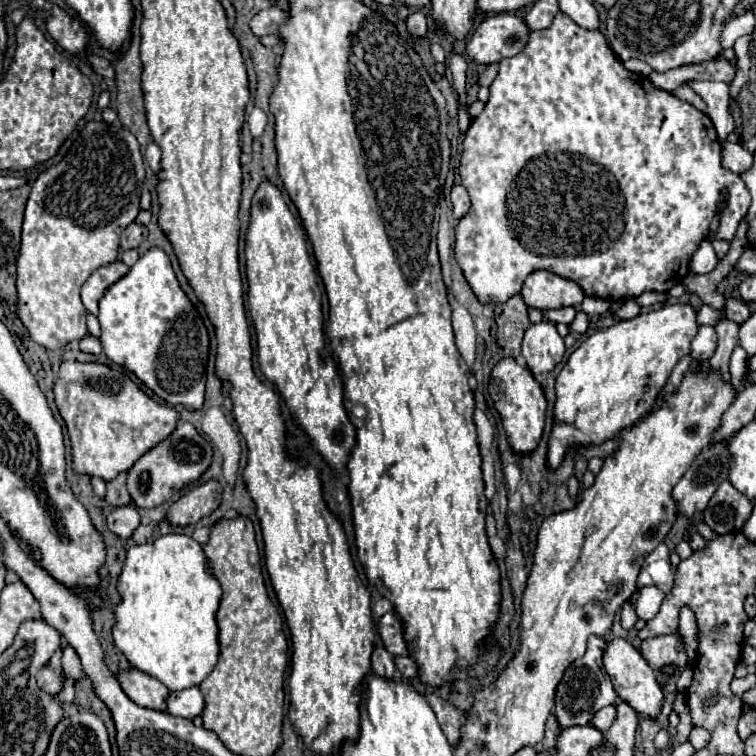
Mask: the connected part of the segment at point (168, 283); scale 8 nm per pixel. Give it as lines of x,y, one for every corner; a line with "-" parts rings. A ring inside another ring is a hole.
148,249
120,281
104,291
98,321
102,325
102,351
110,361
134,371
170,405
202,407
210,337
198,309
180,289
164,249

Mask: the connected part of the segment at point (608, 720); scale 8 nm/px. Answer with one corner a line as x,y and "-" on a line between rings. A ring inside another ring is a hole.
608,705
608,707
600,709
600,711
594,715
592,725
604,733
604,731
608,731
608,727
614,723
614,717
616,717
616,707
614,707
614,705

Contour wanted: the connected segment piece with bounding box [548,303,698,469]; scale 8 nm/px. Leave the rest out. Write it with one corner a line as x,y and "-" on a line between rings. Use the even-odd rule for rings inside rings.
674,303
658,311
640,313
634,319
616,321
608,329
596,331
570,355
570,359
556,377
556,423
548,447
548,465
552,469
556,469
562,463
568,447
598,445
606,439
616,437
620,431
636,423
656,403
656,397
666,385
674,365
684,355
690,355
690,343
698,333
696,315
698,311
690,303

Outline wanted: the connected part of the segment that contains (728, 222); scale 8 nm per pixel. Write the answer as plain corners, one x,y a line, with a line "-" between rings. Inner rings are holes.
558,11
550,27
532,31
528,35
528,45
522,49
522,53
518,53
516,57
504,57
504,61
500,61
498,65
500,69
490,85
490,97
486,101
486,107
472,121
470,129
464,135
458,167
460,183
466,187
472,207
456,225
456,261
462,267
474,295
482,303
508,301
512,295
520,293
524,279
538,269
546,269
564,279
576,281
586,295
608,301
636,297
644,291
666,293
674,285
682,283
684,277
690,273
690,257
698,249
700,241
708,237
712,219
716,217
718,209
720,221
714,231
714,239
734,239
736,227
750,207
750,193
740,175
722,167
722,145
710,117
694,109
690,103
680,101
672,93
656,89
652,81
648,81
648,77
628,71
616,57
616,53
612,53
612,47
600,31
582,29
568,15

